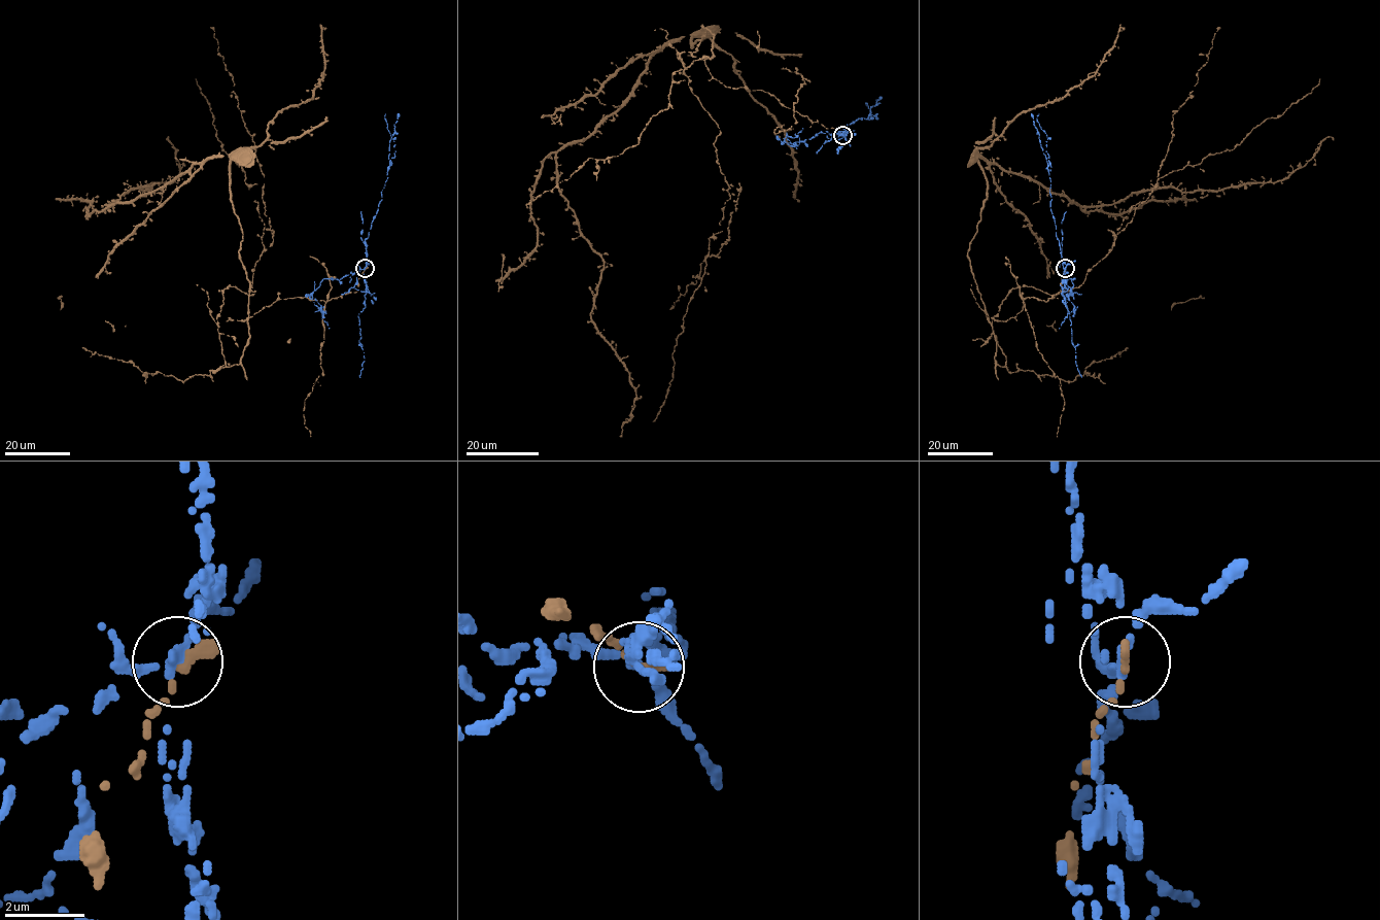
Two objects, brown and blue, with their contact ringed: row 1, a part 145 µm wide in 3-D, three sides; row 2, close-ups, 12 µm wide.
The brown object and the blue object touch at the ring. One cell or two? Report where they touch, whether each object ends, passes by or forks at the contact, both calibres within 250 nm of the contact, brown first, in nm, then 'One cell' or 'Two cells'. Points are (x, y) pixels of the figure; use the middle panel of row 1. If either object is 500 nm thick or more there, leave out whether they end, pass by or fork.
Place: (842, 135). At the ring brown ends. At the ring blue passes by. Thickness 260 nm (brown) against 240 nm. Two cells

